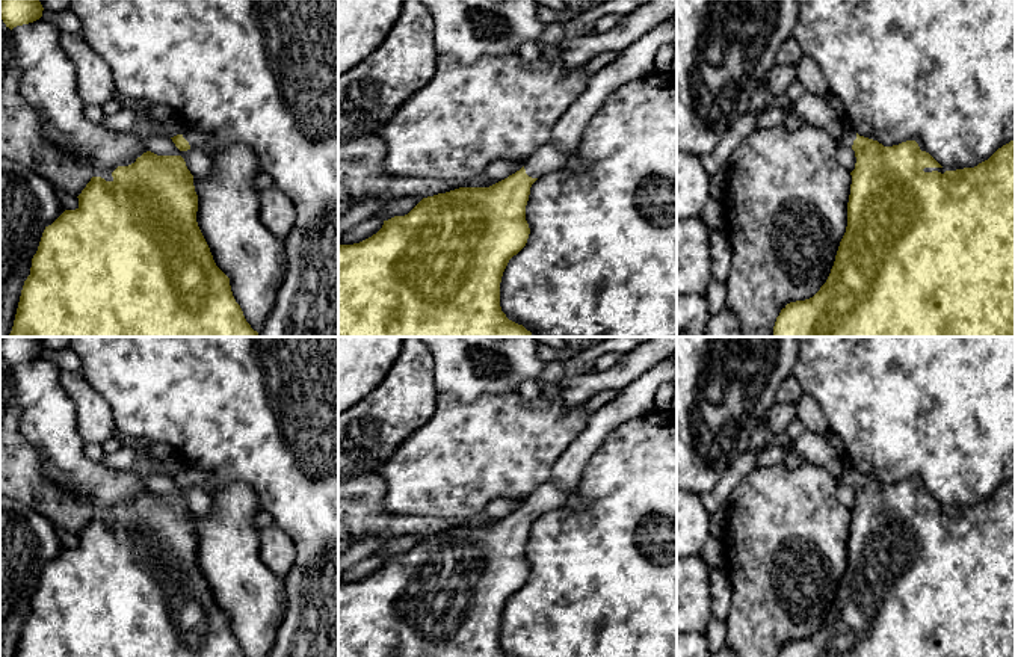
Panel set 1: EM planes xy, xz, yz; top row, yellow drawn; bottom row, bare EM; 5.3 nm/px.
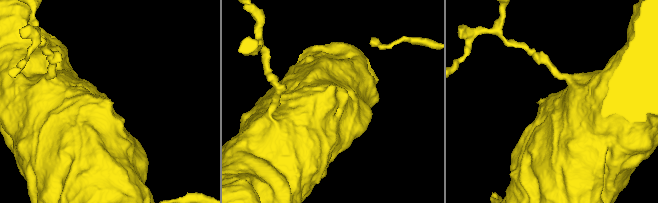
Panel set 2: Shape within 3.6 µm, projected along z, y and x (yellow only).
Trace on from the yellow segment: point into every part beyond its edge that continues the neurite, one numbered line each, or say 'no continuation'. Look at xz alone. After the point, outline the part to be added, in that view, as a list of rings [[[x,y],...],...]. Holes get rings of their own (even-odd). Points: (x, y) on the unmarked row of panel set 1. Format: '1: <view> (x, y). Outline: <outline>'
1: xz (636, 399). Outline: [[[671,355],[659,364],[649,367],[637,379],[624,387],[615,399],[592,414],[585,430],[571,443],[551,468],[551,479],[538,486],[532,494],[523,498],[526,512],[532,517],[563,509],[566,498],[578,489],[583,470],[592,453],[603,444],[607,435],[628,420],[639,418],[654,411],[656,391],[663,384],[677,382],[677,356]]]

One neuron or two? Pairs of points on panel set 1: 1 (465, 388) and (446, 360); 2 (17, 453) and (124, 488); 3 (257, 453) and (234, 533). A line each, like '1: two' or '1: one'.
1: one
2: two
3: two

